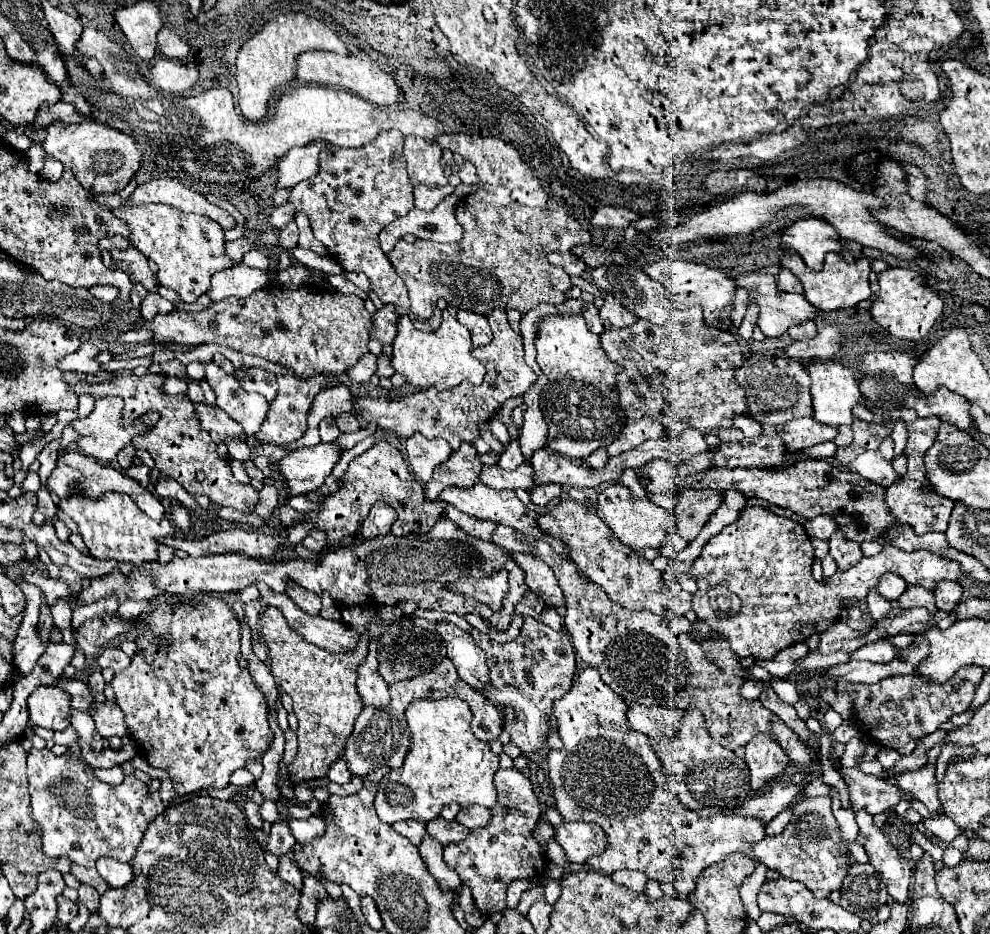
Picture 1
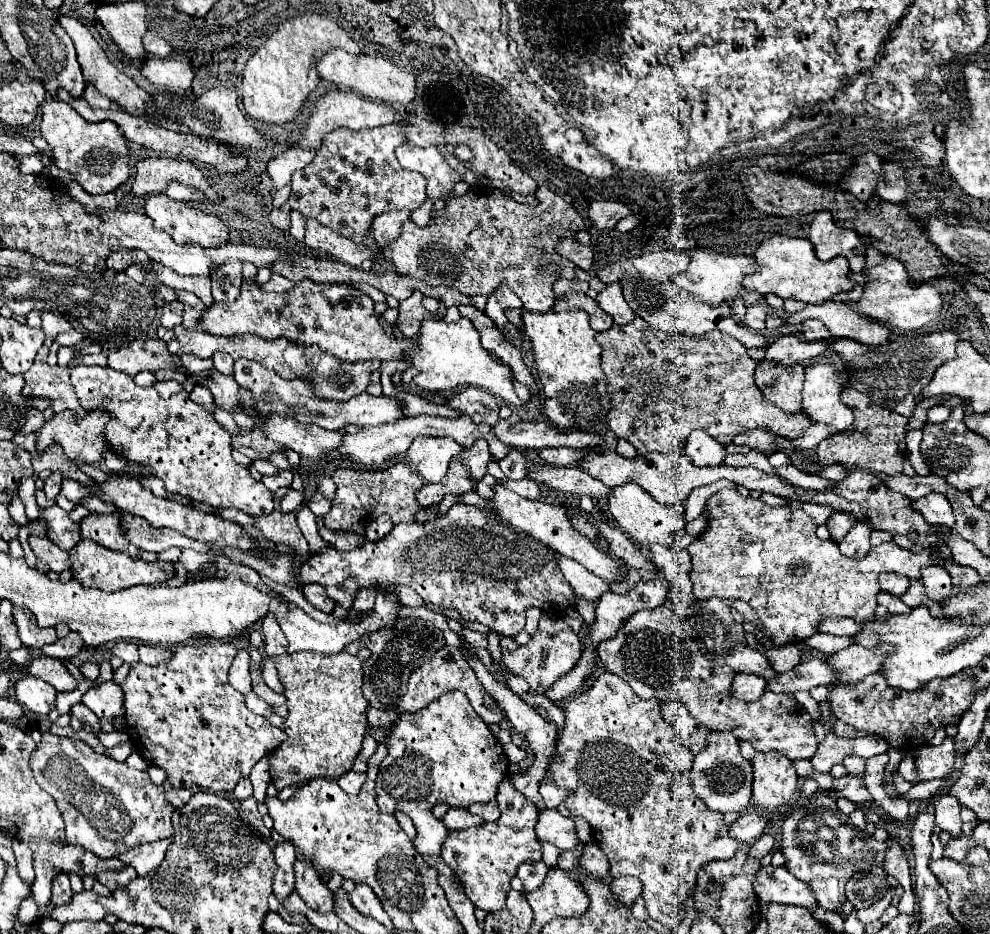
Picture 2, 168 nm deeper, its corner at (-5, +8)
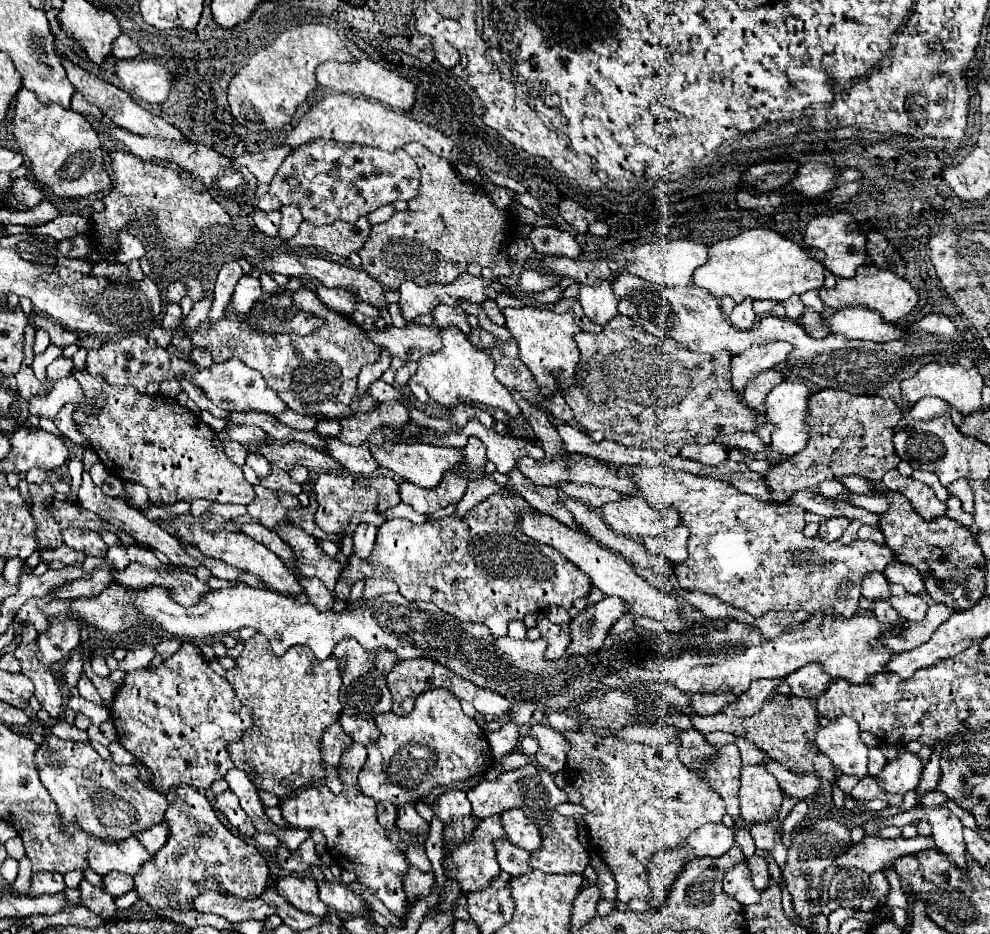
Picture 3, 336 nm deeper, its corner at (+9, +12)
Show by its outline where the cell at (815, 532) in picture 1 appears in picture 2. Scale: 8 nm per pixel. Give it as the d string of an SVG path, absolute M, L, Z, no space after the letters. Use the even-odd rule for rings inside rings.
M836 512L830 520L828 520L828 530L830 530L830 536L834 542L840 542L844 540L844 536L848 534L848 528L852 528L852 524L856 524L858 520L852 516L852 514L846 514L846 512Z

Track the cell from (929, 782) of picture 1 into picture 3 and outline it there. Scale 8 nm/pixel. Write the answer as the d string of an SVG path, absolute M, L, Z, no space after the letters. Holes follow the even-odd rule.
M916 806L908 811L889 818L869 819L866 813L866 823L863 825L864 836L872 836L876 831L886 827L885 824L912 824L913 821L926 818L932 826L932 836L936 848L948 854L950 862L958 864L960 868L966 864L966 846L962 838L962 824L960 820L946 808L946 806Z

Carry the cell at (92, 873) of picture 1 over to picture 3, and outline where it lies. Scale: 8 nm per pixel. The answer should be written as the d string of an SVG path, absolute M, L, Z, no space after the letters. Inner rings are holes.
M110 872L104 876L104 890L110 892L114 898L130 892L134 886L132 876L124 874L124 872Z

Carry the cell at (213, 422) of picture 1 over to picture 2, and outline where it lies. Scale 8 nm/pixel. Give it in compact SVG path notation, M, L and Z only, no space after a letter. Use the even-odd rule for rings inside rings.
M240 428L240 436L232 438L232 446L236 450L240 450L244 456L248 456L250 462L268 460L270 454L274 454L274 452L286 452L286 448L282 444L268 440L268 436L264 436L264 432L258 432L258 428L252 432L246 432Z

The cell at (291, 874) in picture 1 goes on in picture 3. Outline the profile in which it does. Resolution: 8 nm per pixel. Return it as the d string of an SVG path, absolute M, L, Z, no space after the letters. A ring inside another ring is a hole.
M298 874L282 876L278 880L278 892L298 910L304 910L316 916L328 914L326 904L322 904L322 900L318 898L318 886L312 876L298 876Z

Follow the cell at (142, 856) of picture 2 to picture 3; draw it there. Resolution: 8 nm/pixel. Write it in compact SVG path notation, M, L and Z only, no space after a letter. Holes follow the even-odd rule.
M166 822L158 824L156 828L148 828L148 830L142 830L140 836L136 836L140 840L140 844L150 852L150 854L156 854L164 844L166 844L166 838L168 838L168 828L166 828Z

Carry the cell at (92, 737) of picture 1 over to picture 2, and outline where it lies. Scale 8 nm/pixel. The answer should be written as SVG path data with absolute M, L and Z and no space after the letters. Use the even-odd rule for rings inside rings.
M76 704L76 706L72 706L72 710L70 710L70 714L72 716L76 716L78 720L82 720L82 722L88 722L96 732L100 732L100 724L98 724L98 716L88 708L88 706L84 706L84 704Z

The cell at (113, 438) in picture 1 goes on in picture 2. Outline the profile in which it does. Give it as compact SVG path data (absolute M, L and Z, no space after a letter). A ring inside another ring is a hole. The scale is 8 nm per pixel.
M64 410L60 414L54 414L52 420L48 420L40 430L38 430L38 454L44 454L52 444L60 444L64 448L64 454L68 460L78 460L78 462L86 462L86 464L96 464L102 460L102 456L110 450L106 440L104 440L104 424L108 422L108 414L102 410L90 412L84 420L76 422L74 414L70 410Z

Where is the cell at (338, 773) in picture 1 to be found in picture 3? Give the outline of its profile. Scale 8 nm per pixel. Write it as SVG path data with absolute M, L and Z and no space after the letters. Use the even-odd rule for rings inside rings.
M336 722L322 736L322 758L324 758L324 762L330 766L338 766L342 752L346 748L350 748L352 744L354 744L352 736L346 734L344 728Z

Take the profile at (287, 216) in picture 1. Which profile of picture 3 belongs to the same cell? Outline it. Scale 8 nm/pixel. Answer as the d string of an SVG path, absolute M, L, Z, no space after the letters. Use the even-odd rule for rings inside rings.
M258 210L254 214L254 224L258 230L262 230L266 236L276 236L278 234L278 226L280 226L280 212L274 210L274 212L264 212L264 210Z

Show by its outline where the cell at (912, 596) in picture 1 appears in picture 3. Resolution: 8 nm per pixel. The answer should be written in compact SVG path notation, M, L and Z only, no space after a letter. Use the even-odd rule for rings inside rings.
M892 584L892 596L890 604L898 610L898 614L906 620L922 620L926 616L928 604L922 596L908 594L900 584Z

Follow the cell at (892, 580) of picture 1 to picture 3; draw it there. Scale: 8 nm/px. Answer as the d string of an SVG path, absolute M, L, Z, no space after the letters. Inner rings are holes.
M868 572L862 580L862 596L876 600L888 600L890 598L890 582L886 580L886 576L882 572Z

